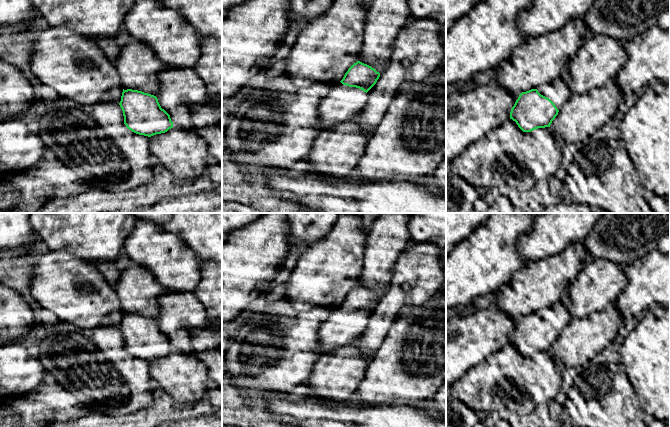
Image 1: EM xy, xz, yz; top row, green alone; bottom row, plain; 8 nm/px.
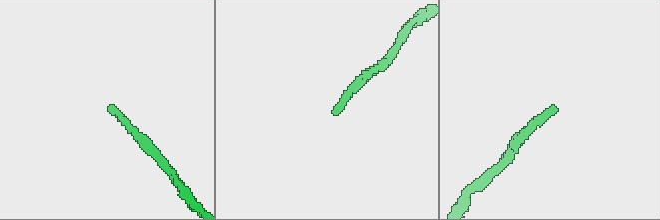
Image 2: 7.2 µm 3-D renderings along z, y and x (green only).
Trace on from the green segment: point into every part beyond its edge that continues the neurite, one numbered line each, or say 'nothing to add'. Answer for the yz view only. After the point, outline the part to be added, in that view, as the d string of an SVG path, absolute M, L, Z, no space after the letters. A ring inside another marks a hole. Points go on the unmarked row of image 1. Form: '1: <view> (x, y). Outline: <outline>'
1: yz (559, 315). Outline: M564 298L551 307L540 309L538 316L549 322L558 334L573 320L570 311L570 303Z

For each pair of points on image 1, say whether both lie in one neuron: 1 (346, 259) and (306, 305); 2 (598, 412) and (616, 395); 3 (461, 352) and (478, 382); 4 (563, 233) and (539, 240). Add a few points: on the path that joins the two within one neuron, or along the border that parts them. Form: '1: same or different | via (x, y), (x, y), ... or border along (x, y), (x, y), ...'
1: same | via (335, 270), (311, 294)
2: same | via (603, 410), (611, 400)
3: different | border along (485, 360), (468, 369), (456, 381)
4: same | via (557, 233), (552, 233), (545, 238)

